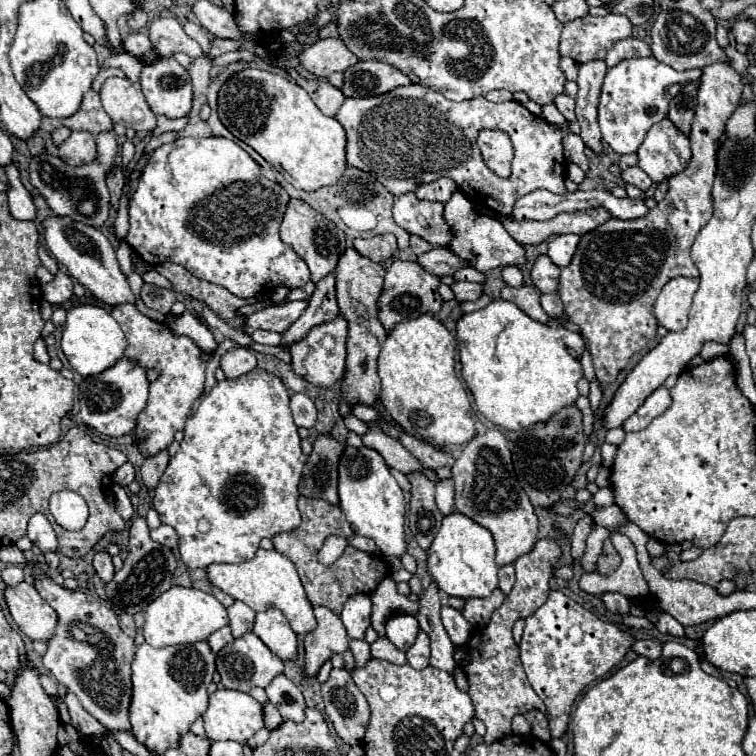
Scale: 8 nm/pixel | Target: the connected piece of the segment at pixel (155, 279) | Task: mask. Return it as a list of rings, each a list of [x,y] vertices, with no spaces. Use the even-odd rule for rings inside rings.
[[[149,268],[147,272],[143,272],[143,276],[141,276],[145,282],[151,282],[151,284],[161,284],[161,286],[165,286],[165,288],[169,288],[171,290],[171,282],[165,278],[165,276],[161,276],[155,268]]]

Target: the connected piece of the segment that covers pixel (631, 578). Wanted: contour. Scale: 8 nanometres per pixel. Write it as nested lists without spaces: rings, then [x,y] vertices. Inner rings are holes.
[[[613,534],[611,542],[623,558],[621,566],[607,576],[581,576],[579,590],[595,596],[601,592],[619,592],[627,598],[645,598],[649,594],[649,588],[637,564],[633,542],[629,542],[629,538],[623,534]]]

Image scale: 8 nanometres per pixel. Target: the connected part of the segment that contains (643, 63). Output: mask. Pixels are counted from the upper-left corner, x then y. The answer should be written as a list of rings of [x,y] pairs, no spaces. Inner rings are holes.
[[[653,56],[623,60],[617,66],[609,68],[603,80],[601,98],[599,98],[599,128],[601,128],[603,140],[617,154],[637,152],[649,128],[667,118],[667,108],[671,100],[671,96],[667,94],[667,88],[677,82],[697,80],[697,74],[701,74],[701,70],[677,72]]]

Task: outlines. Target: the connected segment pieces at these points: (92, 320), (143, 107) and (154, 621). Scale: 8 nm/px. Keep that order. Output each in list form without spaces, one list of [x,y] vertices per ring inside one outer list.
[[[79,304],[67,312],[67,322],[61,334],[61,350],[69,366],[77,370],[81,376],[95,376],[111,368],[117,360],[123,358],[125,348],[127,348],[125,334],[119,328],[117,320],[107,310],[91,304]]]
[[[107,78],[99,94],[105,112],[113,122],[133,128],[135,132],[151,132],[155,128],[155,114],[145,102],[141,88],[131,84],[127,78]]]
[[[171,586],[167,592],[163,592],[157,600],[153,600],[145,608],[143,636],[145,642],[155,648],[173,646],[173,644],[193,644],[199,640],[207,640],[215,630],[227,624],[229,624],[227,610],[215,596],[197,588]]]

